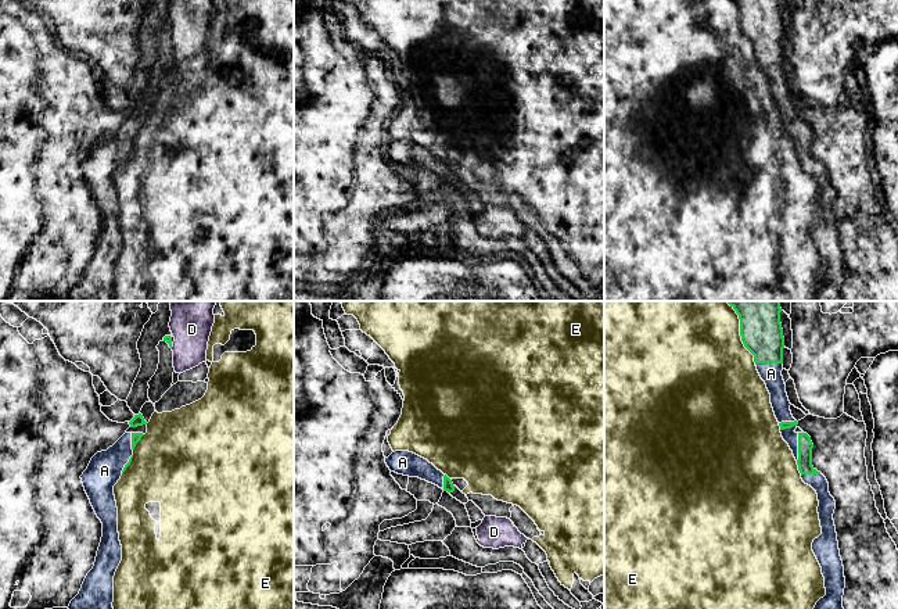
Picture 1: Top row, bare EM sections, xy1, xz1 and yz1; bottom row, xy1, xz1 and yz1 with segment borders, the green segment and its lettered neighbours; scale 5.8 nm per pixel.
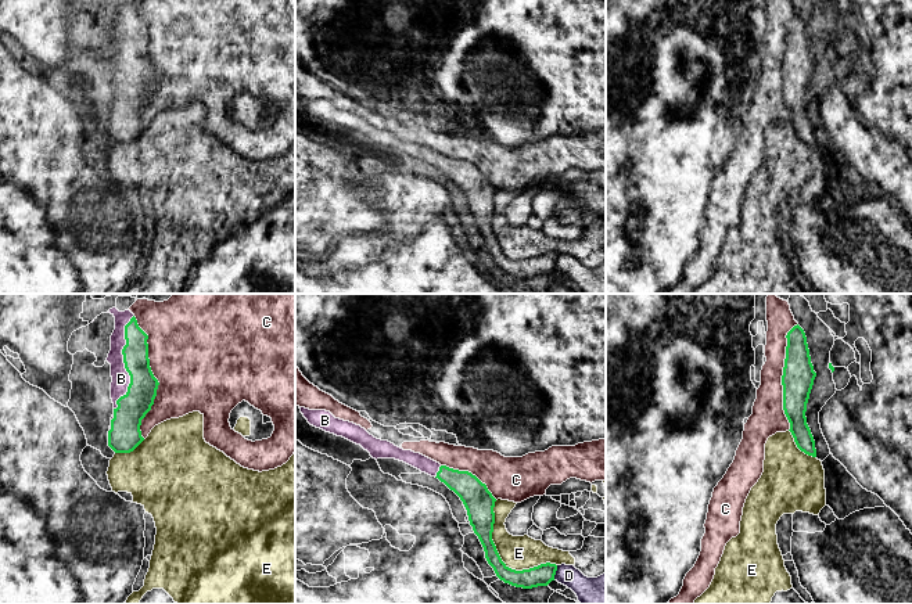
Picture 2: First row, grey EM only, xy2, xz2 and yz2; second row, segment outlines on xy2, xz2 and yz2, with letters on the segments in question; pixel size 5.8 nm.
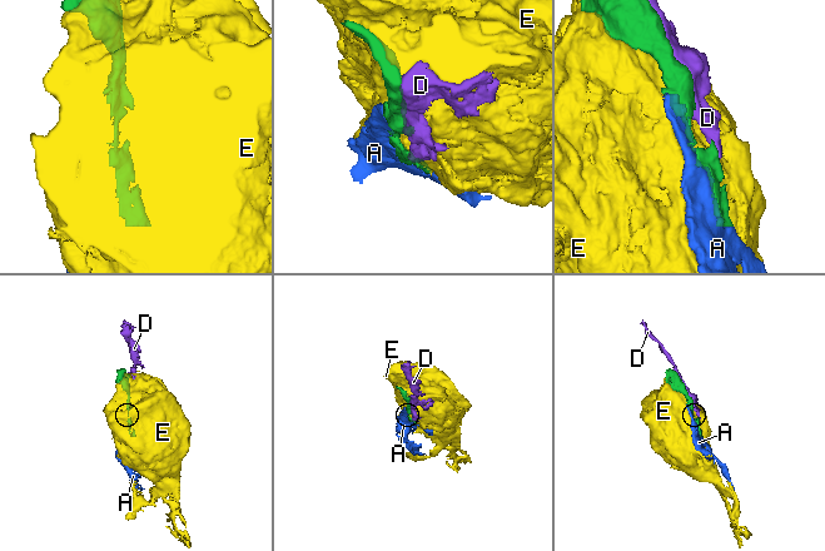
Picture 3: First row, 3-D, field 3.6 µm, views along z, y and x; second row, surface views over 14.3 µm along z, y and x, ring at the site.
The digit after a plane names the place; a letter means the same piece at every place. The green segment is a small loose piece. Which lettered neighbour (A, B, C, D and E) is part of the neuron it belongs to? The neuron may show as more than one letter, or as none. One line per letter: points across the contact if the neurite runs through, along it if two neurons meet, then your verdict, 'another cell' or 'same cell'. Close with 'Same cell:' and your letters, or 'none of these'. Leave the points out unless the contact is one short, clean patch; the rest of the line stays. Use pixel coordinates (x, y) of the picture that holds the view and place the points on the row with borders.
A: same cell
B: same cell
C: another cell
D: another cell
E: another cell
Same cell: A, B

